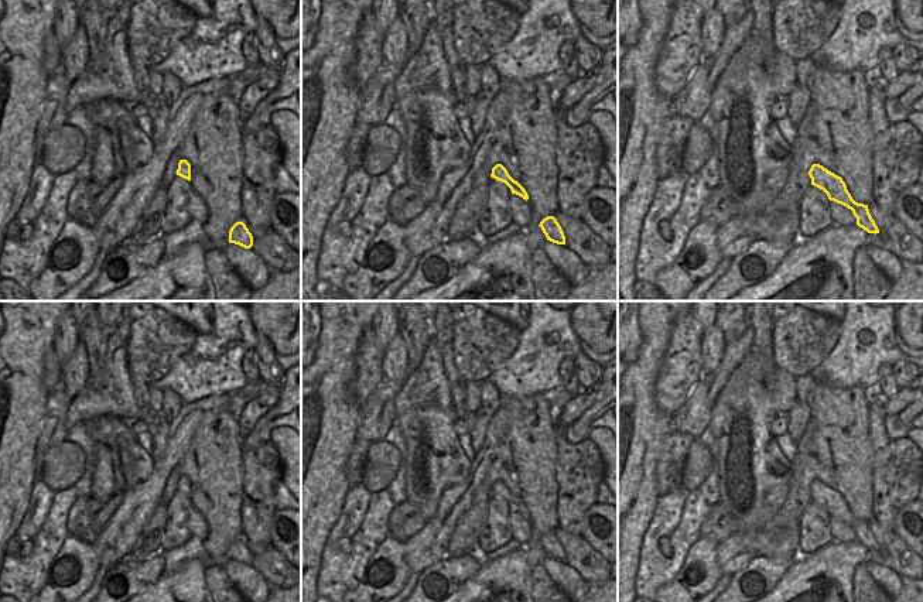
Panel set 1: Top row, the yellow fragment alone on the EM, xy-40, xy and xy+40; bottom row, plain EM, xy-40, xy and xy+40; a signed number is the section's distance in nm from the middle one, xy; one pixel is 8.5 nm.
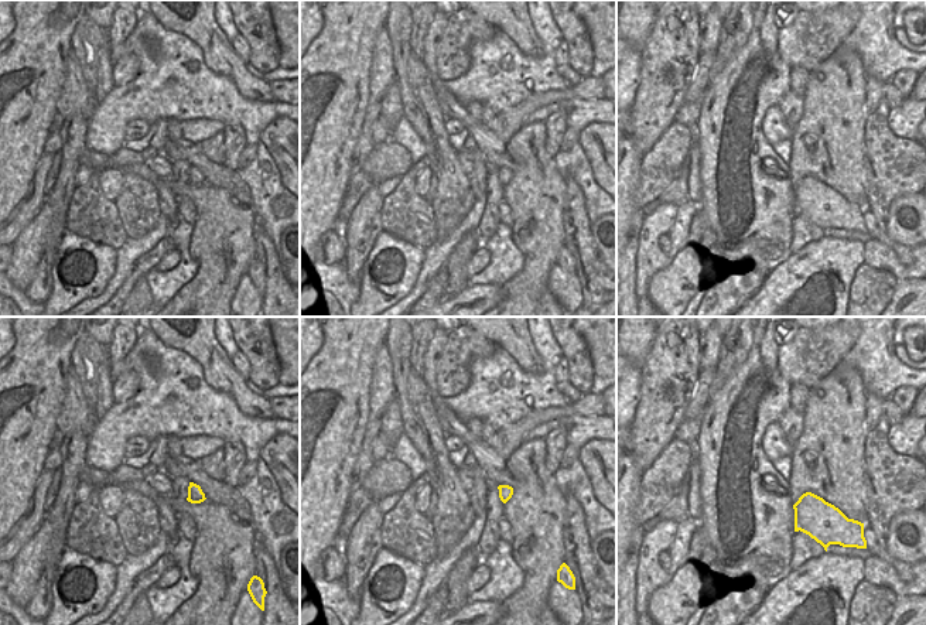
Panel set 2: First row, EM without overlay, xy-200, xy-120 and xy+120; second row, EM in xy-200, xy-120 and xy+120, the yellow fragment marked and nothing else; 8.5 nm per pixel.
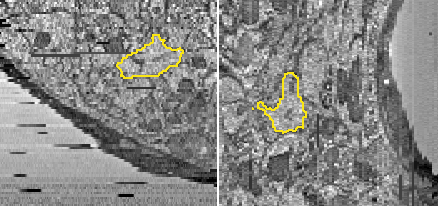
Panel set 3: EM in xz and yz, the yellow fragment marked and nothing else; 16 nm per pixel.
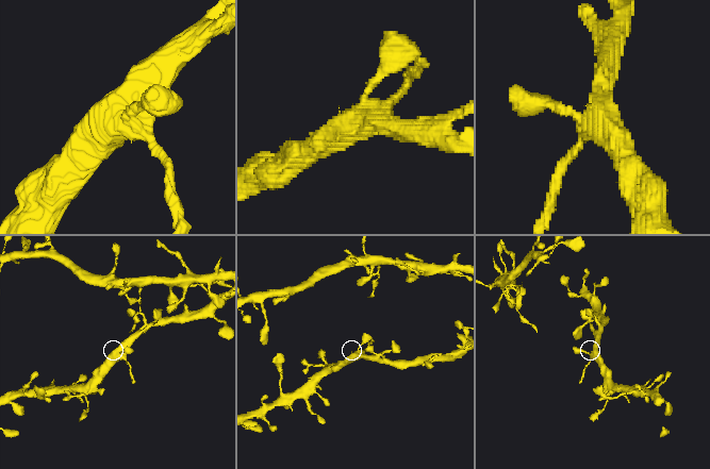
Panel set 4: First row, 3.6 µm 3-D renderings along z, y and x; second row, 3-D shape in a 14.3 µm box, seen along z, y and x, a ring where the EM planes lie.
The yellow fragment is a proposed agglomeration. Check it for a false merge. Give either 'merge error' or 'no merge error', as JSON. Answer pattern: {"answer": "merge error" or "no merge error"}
{"answer": "no merge error"}

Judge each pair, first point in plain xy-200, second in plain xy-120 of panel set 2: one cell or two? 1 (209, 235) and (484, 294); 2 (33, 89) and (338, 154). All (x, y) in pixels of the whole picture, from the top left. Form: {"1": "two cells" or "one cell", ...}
{"1": "two cells", "2": "one cell"}

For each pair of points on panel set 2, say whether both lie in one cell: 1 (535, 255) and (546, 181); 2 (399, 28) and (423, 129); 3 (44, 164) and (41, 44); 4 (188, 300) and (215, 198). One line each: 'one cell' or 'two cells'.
1: one cell
2: one cell
3: two cells
4: one cell

